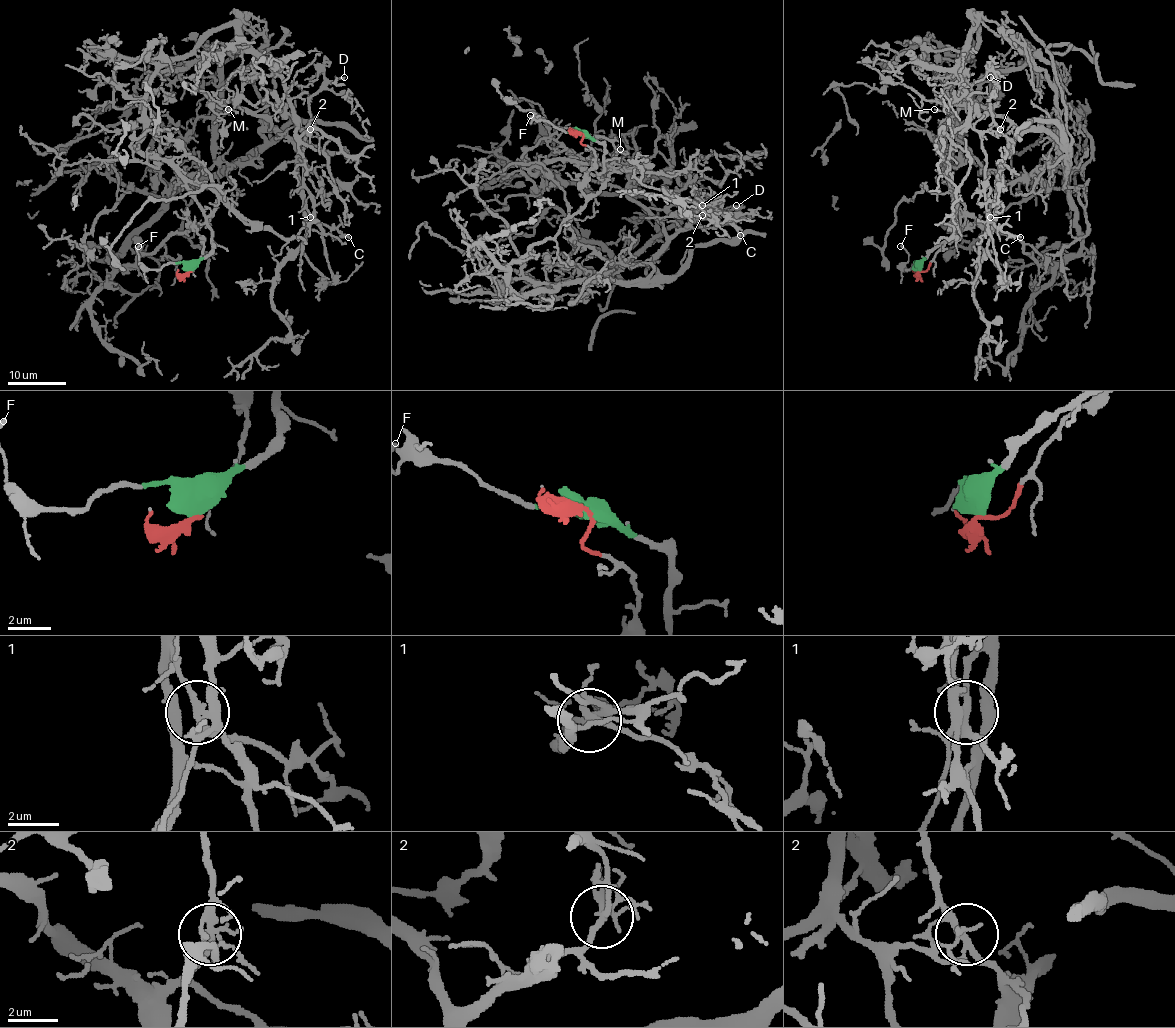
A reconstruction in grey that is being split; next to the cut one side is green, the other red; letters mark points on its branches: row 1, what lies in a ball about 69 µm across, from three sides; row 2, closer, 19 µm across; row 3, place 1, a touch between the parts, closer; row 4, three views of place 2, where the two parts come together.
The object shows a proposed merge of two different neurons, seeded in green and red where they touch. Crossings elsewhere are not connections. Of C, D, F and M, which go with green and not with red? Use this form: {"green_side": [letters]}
{"green_side": ["F"]}

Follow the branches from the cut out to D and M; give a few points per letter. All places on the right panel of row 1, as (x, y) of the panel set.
D: (919, 271), (974, 224), (1039, 265), (1080, 247), (1067, 150), (1042, 131), (1010, 142), (990, 76)
M: (919, 271), (974, 224), (1015, 236), (1039, 265), (1080, 247), (1060, 143), (980, 105), (935, 108)

